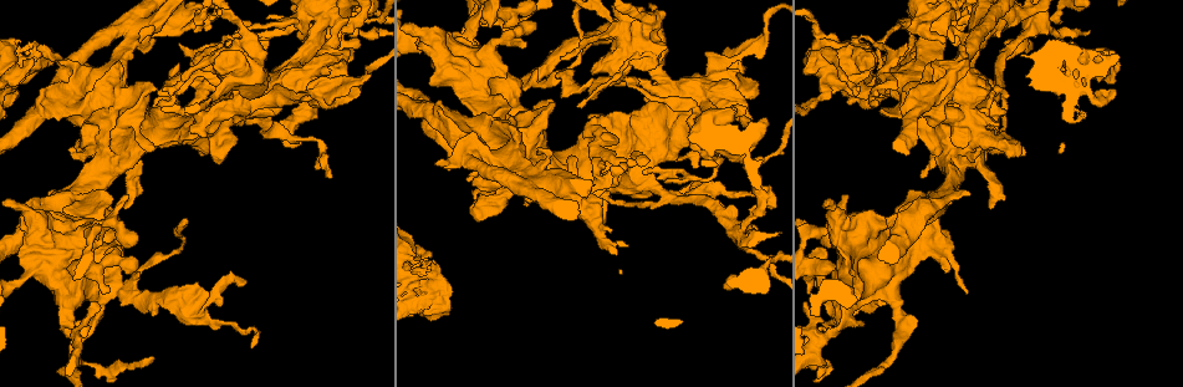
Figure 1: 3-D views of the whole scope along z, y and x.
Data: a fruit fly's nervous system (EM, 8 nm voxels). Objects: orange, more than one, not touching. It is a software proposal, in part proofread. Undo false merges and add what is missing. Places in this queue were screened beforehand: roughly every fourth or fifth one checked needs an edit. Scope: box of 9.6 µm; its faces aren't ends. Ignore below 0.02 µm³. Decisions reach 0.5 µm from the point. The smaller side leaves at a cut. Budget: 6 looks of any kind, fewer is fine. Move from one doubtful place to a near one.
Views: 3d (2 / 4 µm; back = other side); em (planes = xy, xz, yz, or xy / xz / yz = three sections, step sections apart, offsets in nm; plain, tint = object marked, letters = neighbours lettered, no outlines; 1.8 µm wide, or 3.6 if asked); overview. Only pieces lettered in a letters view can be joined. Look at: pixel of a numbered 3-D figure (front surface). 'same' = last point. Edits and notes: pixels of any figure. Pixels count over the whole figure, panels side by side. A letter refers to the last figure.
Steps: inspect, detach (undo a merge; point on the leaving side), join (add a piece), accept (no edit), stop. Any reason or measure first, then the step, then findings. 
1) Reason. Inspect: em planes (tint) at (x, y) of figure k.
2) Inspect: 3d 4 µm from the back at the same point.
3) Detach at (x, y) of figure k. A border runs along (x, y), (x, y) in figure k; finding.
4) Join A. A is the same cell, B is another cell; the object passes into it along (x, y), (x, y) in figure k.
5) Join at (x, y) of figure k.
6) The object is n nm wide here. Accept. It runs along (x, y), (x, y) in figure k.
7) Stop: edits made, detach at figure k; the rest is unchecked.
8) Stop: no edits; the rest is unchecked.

Closes a loop. Inspect: 3d 4 µm at (81, 239) of figure 1.

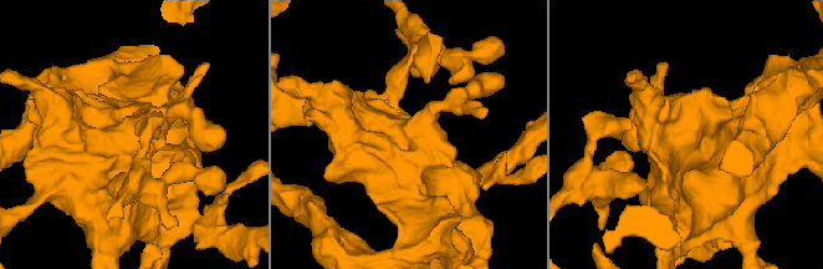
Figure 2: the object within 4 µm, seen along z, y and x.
Shape alone is not enough. Inspect: em 3.6 µm planes (tint) at (136, 136) of figure 2.

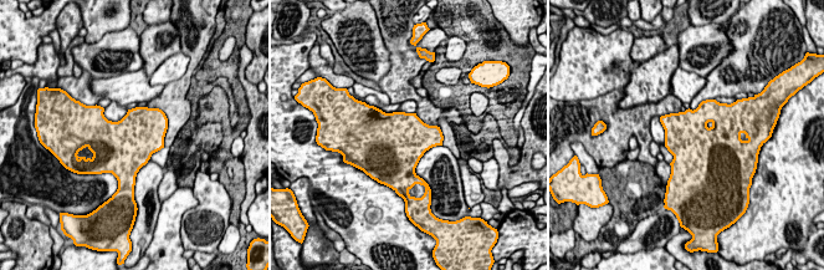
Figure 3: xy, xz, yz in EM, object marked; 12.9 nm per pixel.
See the neighbours. Inspect: em 3.6 µm planes (letters) at the same point.

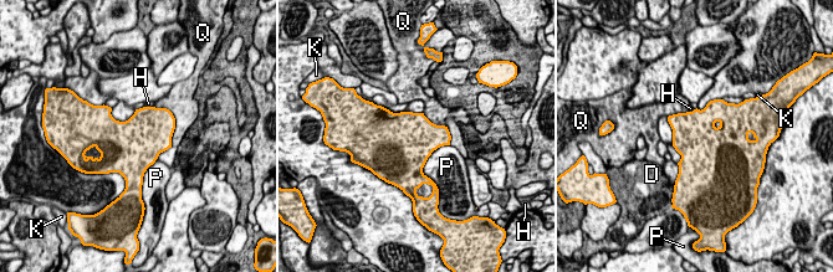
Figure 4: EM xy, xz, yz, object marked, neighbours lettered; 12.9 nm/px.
Accept. D, H, K, P and Q are other cells; a border runs along (136, 109), (124, 121), (110, 113) in figure 4; all the same neuron.

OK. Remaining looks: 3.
Four-way junction. Inspect: em planes (letters) at (541, 185) of figure 1.

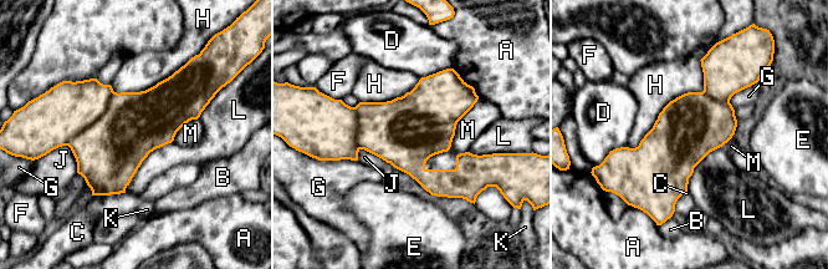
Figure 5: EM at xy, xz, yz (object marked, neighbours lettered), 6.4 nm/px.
Accept. A, B, C, D, E, F, G, H, J, K, L and M are other cells; a border runs along (172, 141), (148, 155), (124, 192) in figure 5; continuous, no second neuron.

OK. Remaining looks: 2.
Branch stops here. Inspect: em planes (letters) at (436, 163) of figure 1.

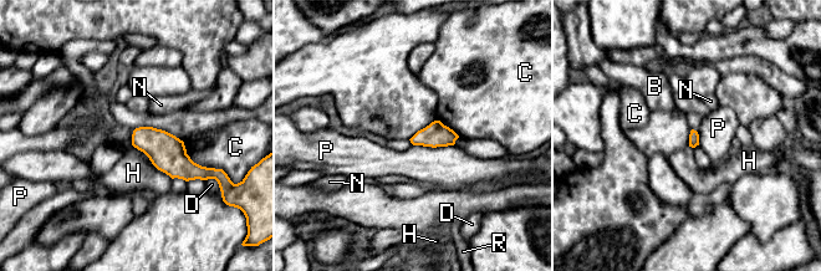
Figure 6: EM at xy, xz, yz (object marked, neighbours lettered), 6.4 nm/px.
Accept. B, C, D, H, N, P and R are other cells; no lettered piece goes on from it.

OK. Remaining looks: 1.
Stop: no edits; the rest is unchecked.

